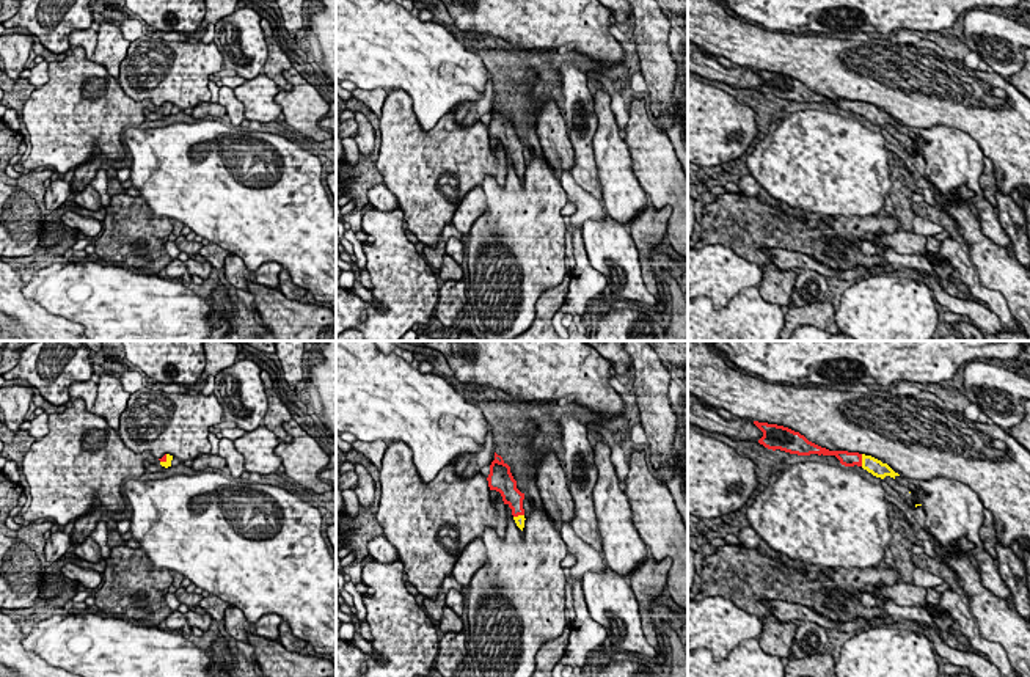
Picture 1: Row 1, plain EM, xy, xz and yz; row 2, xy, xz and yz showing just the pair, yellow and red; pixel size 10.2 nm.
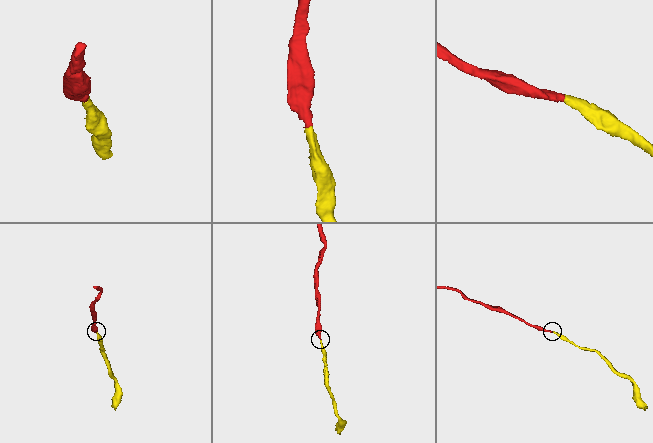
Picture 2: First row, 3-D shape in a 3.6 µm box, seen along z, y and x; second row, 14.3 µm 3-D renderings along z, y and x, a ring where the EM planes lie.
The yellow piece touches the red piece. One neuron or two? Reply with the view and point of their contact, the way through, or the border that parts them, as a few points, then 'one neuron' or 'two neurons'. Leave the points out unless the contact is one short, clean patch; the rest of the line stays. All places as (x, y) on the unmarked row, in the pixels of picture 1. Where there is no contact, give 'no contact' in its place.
meets yellow in yz at (862, 109); runs through yz (870, 112), (862, 109), (848, 107); one neuron

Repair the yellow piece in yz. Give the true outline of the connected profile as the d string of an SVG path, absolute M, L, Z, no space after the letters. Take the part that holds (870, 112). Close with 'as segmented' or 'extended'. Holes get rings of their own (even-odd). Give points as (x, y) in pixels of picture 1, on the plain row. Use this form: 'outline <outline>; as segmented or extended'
outline M754 69L754 72L763 80L763 85L758 88L758 91L768 97L780 97L798 104L835 104L842 113L862 115L864 118L881 127L884 127L886 124L890 124L893 127L900 124L887 112L882 112L881 108L871 104L848 99L829 99L809 90L804 83L788 75L758 69Z; extended

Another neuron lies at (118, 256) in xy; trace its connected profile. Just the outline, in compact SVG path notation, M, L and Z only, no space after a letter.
M116 193L107 206L102 234L93 243L107 264L157 275L171 262L163 248L171 232L173 220L155 215L141 196Z

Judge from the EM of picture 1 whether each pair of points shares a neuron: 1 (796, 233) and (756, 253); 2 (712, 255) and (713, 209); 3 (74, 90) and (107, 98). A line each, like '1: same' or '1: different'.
1: same
2: different
3: same

